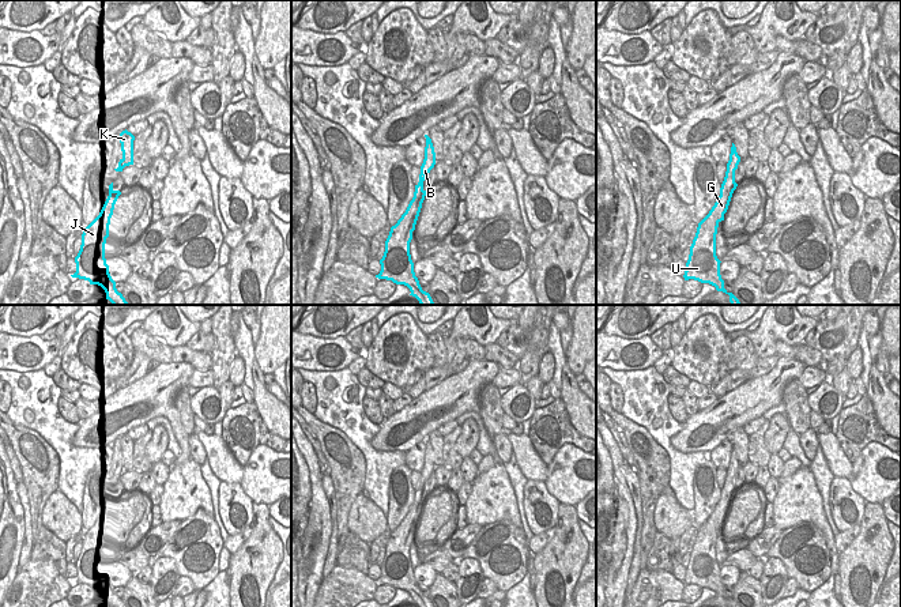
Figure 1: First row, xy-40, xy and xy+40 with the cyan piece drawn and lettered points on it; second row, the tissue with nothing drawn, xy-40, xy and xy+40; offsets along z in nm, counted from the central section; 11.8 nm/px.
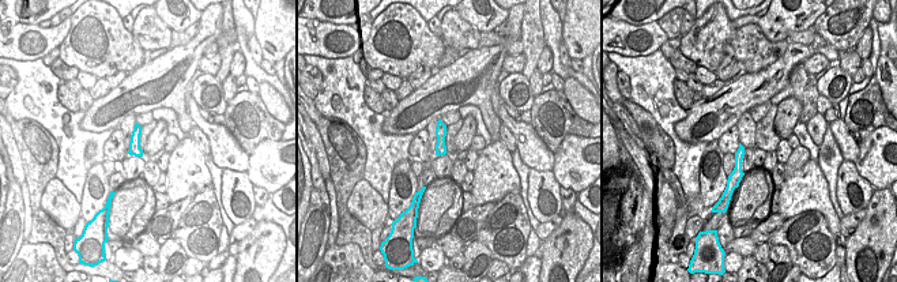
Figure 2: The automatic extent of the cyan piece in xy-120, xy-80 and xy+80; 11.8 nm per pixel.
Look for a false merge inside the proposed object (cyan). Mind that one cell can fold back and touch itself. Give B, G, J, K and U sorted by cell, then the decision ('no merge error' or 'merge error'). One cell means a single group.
B G J U / K; merge error

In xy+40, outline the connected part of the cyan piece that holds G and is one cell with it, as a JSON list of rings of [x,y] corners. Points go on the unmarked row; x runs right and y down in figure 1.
[[[732,448],[725,482],[720,493],[720,501],[709,519],[698,528],[683,580],[685,585],[694,584],[715,591],[717,596],[730,600],[730,607],[739,607],[739,604],[724,593],[724,585],[720,580],[721,566],[716,561],[716,539],[719,528],[724,525],[724,519],[728,514],[732,498],[738,491],[735,487],[735,475],[739,467],[740,461]]]

